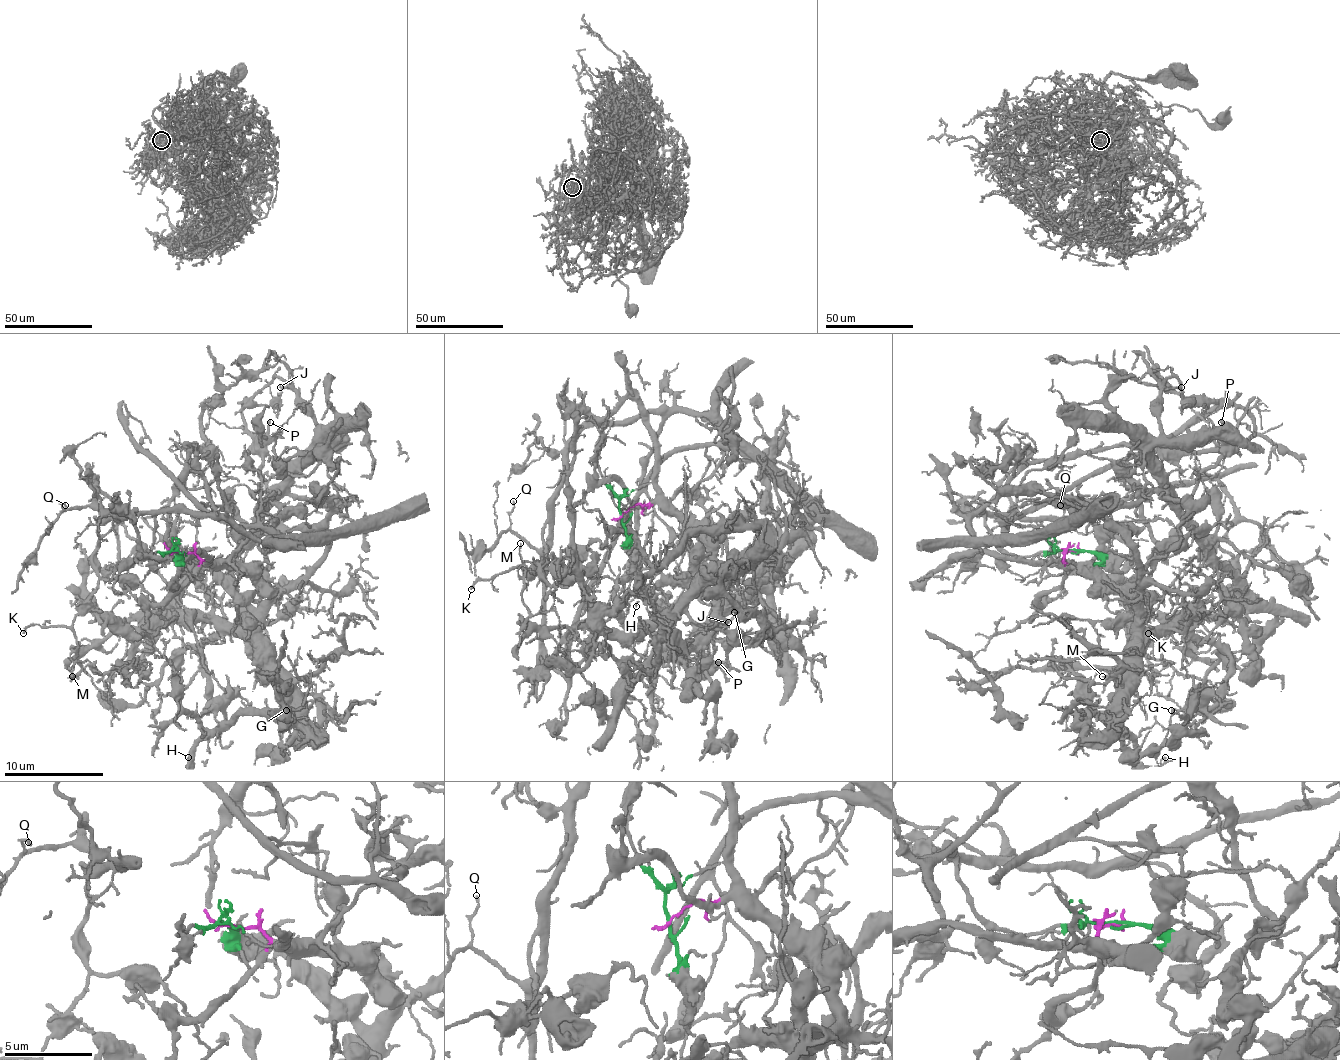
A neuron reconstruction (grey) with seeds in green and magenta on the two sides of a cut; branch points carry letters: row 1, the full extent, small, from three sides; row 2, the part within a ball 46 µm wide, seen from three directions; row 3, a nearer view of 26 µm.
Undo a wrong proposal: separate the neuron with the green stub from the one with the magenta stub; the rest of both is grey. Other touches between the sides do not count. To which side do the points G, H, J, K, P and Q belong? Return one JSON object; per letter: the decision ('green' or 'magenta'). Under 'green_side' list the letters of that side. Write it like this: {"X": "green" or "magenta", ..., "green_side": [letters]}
{"G": "magenta", "H": "magenta", "J": "magenta", "K": "green", "P": "magenta", "Q": "green", "green_side": ["K", "Q"]}

